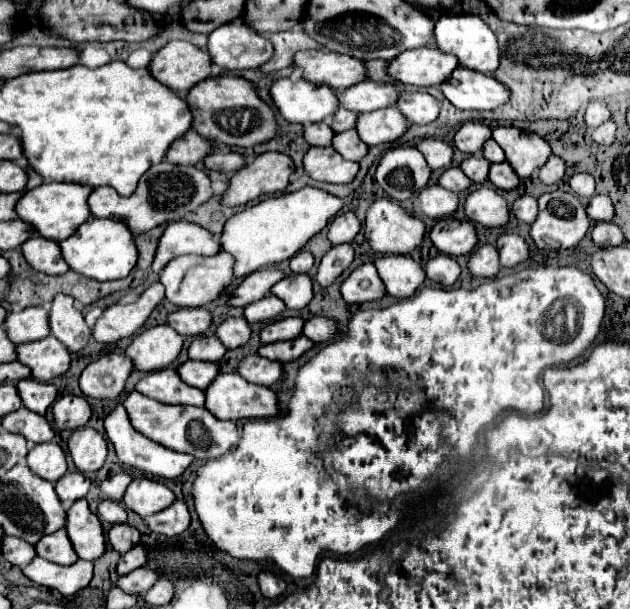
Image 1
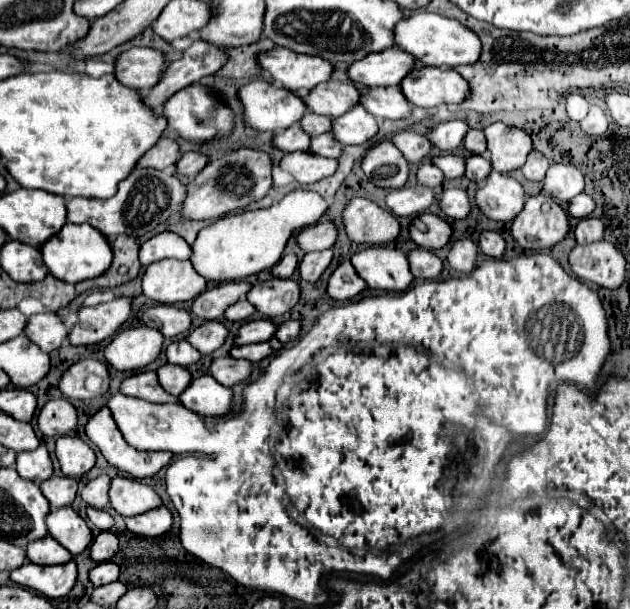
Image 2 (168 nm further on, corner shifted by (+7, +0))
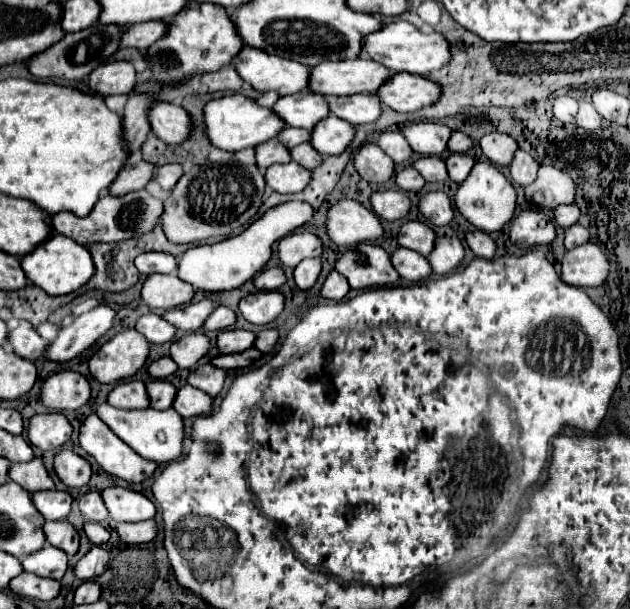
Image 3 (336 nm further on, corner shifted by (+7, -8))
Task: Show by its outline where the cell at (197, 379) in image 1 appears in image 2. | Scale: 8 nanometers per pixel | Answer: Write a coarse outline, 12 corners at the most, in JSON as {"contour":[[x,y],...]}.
{"contour":[[163,365],[157,369],[161,387],[179,397],[191,383],[185,367]]}

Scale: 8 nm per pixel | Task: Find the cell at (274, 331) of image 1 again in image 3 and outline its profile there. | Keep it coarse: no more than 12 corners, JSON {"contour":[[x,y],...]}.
{"contour":[[223,331],[221,353],[241,353],[253,347],[253,331]]}

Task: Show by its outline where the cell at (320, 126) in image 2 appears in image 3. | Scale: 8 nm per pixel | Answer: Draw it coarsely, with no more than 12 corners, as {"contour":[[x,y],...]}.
{"contour":[[285,127],[279,139],[285,147],[309,141],[309,131]]}

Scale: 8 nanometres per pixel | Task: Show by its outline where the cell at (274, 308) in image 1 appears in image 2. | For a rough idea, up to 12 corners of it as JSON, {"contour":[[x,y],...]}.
{"contour":[[247,299],[229,305],[223,317],[229,321],[245,321],[253,313]]}

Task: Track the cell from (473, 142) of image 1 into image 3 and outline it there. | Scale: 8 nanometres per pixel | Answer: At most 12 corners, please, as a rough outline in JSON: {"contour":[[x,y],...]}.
{"contour":[[415,123],[401,129],[419,155],[443,155],[449,127]]}

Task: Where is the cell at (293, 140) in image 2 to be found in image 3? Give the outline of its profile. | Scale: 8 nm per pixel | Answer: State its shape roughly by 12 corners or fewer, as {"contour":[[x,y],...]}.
{"contour":[[275,137],[255,149],[261,169],[289,163],[289,149]]}

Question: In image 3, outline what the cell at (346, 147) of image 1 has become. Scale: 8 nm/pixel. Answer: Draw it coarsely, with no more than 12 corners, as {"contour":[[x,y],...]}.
{"contour":[[311,143],[291,149],[293,161],[307,169],[323,163],[319,151]]}

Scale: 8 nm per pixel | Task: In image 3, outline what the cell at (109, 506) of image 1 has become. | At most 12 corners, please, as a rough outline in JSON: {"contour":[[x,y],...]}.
{"contour":[[85,523],[85,533],[95,545],[109,541],[109,531],[99,523]]}

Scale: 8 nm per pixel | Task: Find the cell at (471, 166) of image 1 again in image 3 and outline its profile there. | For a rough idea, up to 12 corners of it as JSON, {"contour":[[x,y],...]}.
{"contour":[[421,157],[413,167],[427,181],[447,181],[445,159]]}

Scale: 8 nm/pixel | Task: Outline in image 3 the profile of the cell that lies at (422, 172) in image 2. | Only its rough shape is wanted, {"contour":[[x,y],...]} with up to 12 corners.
{"contour":[[405,167],[397,175],[403,191],[421,191],[425,179],[415,167]]}

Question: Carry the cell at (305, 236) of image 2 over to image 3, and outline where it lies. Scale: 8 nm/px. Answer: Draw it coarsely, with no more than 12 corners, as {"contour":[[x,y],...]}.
{"contour":[[303,231],[283,237],[277,251],[285,267],[321,257],[323,243]]}

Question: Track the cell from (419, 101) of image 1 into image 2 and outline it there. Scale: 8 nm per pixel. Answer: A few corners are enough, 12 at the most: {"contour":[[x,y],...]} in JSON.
{"contour":[[397,87],[359,89],[377,119],[405,119],[413,107]]}

